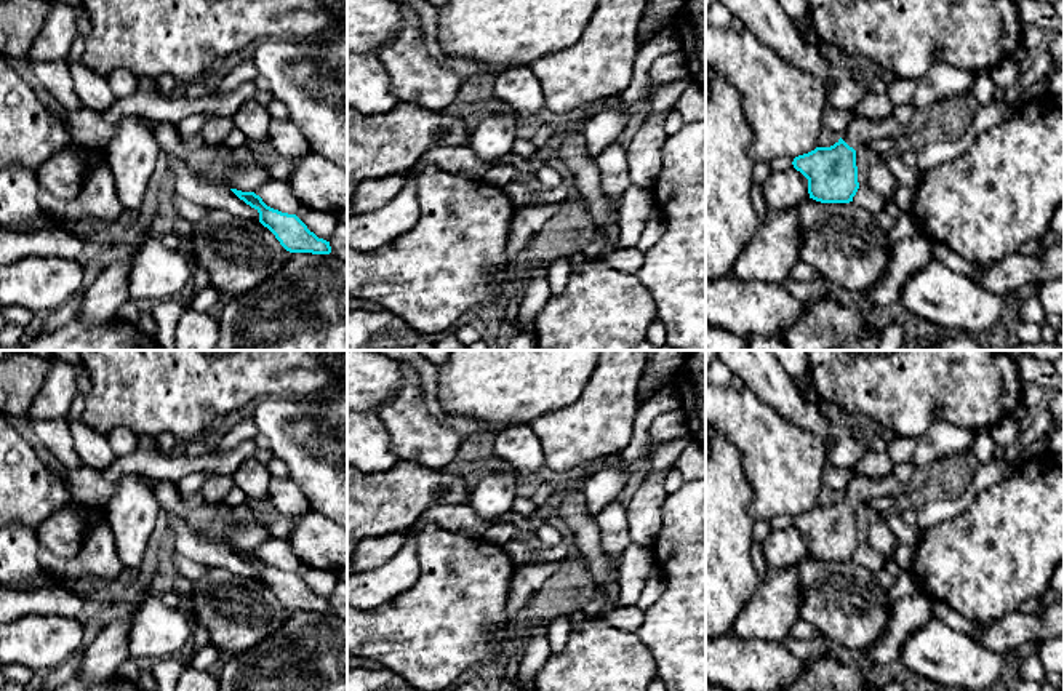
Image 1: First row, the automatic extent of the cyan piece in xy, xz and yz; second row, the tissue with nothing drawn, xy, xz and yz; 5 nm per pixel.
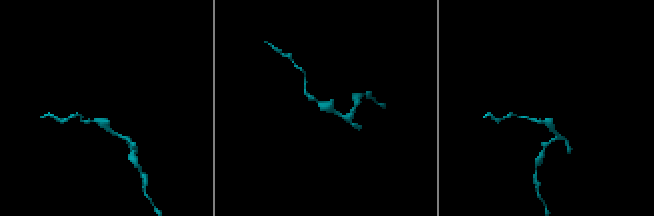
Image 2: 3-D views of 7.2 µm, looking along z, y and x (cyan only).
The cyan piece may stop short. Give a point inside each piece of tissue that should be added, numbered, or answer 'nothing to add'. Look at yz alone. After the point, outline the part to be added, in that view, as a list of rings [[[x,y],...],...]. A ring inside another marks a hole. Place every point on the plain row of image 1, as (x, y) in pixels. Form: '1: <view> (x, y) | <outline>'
1: yz (863, 488) | [[[893,473],[885,477],[856,475],[842,497],[853,507],[877,497],[893,497],[906,504],[910,486],[901,483]]]

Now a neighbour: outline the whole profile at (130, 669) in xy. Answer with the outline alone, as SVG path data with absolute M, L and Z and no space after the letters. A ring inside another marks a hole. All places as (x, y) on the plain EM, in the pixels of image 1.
M128 657L123 661L117 670L117 678L128 680L131 683L138 683L141 677L142 664Z

